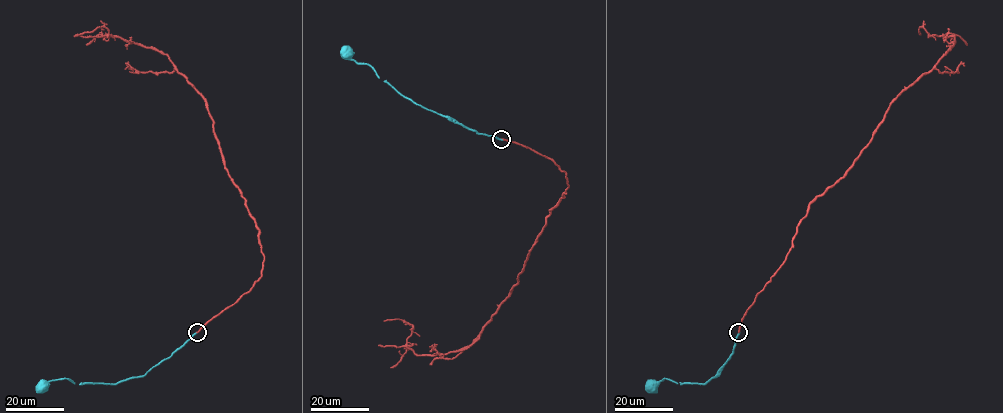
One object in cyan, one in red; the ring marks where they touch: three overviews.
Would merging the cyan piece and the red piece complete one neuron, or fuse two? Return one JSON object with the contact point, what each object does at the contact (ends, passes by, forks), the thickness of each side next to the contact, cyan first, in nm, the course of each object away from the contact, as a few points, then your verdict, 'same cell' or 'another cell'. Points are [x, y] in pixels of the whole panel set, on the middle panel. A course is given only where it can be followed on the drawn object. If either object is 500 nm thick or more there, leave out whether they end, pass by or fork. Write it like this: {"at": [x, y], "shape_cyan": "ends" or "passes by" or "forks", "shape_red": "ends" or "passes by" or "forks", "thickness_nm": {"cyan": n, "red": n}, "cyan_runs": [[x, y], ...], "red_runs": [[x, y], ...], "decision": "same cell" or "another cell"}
{"at": [501, 139], "shape_cyan": "ends", "shape_red": "ends", "thickness_nm": {"cyan": 240, "red": 200}, "cyan_runs": [[501, 139], [478, 134], [402, 96], [379, 78], [370, 66], [355, 62], [346, 50]], "red_runs": [[501, 139], [551, 159], [568, 184], [512, 292], [470, 345], [446, 354], [416, 355], [413, 326], [383, 321]], "decision": "same cell"}

